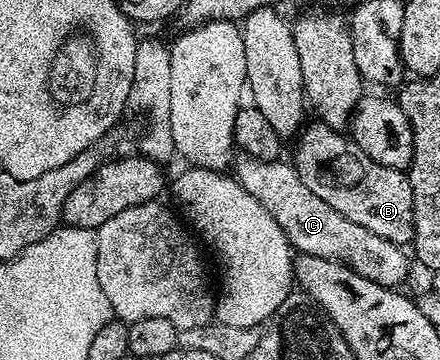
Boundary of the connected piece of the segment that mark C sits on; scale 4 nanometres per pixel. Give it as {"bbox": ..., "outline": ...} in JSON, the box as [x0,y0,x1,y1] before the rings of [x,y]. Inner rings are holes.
{"bbox":[231,153,409,288],"outline":[[[241,153],[231,164],[232,174],[239,185],[275,217],[275,221],[285,230],[290,244],[300,254],[318,255],[324,259],[336,259],[360,273],[365,279],[375,281],[384,287],[400,288],[401,282],[409,275],[409,259],[405,256],[406,248],[399,243],[383,241],[383,237],[375,237],[371,229],[363,229],[363,225],[355,225],[355,221],[347,221],[343,213],[335,213],[327,201],[319,201],[307,185],[299,177],[296,166],[292,162],[268,161],[256,159]]]}

